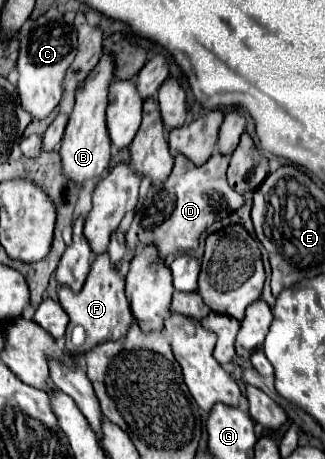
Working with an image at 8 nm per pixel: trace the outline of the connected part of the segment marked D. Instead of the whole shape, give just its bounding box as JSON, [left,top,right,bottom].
[126,151,244,259]

